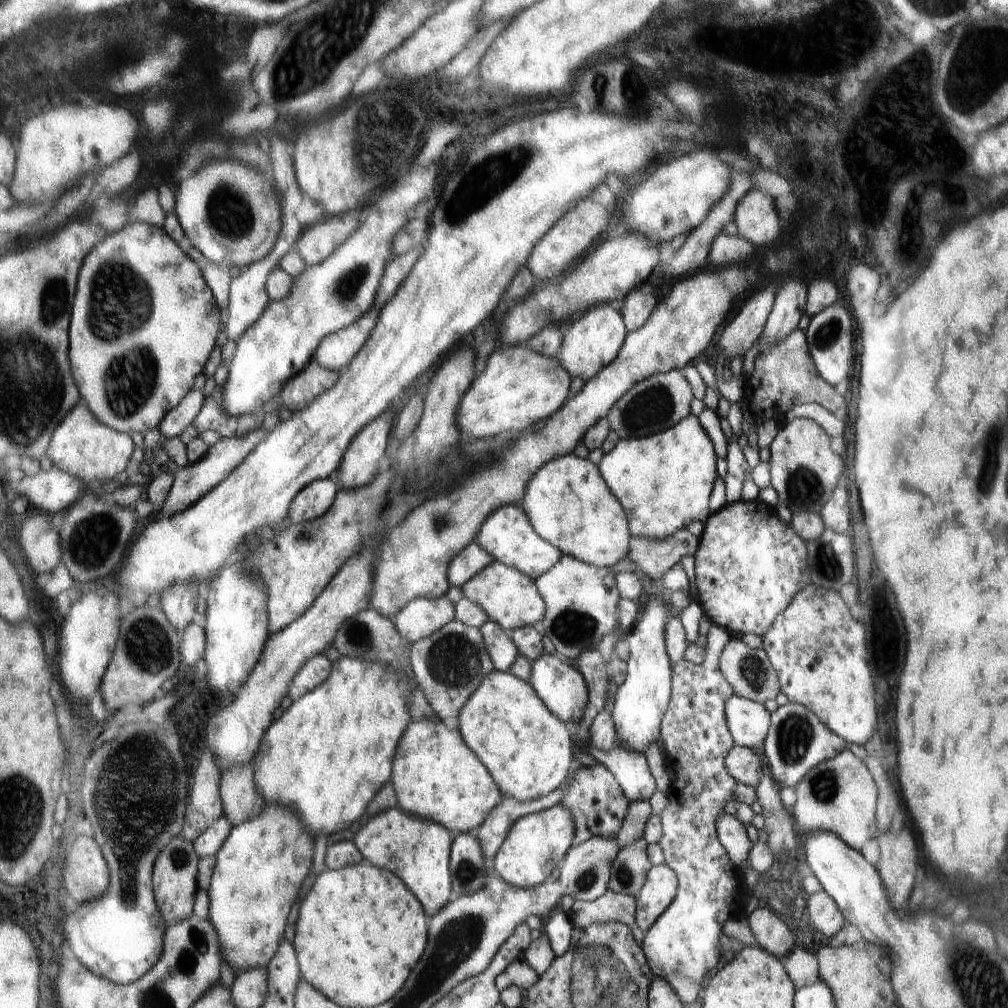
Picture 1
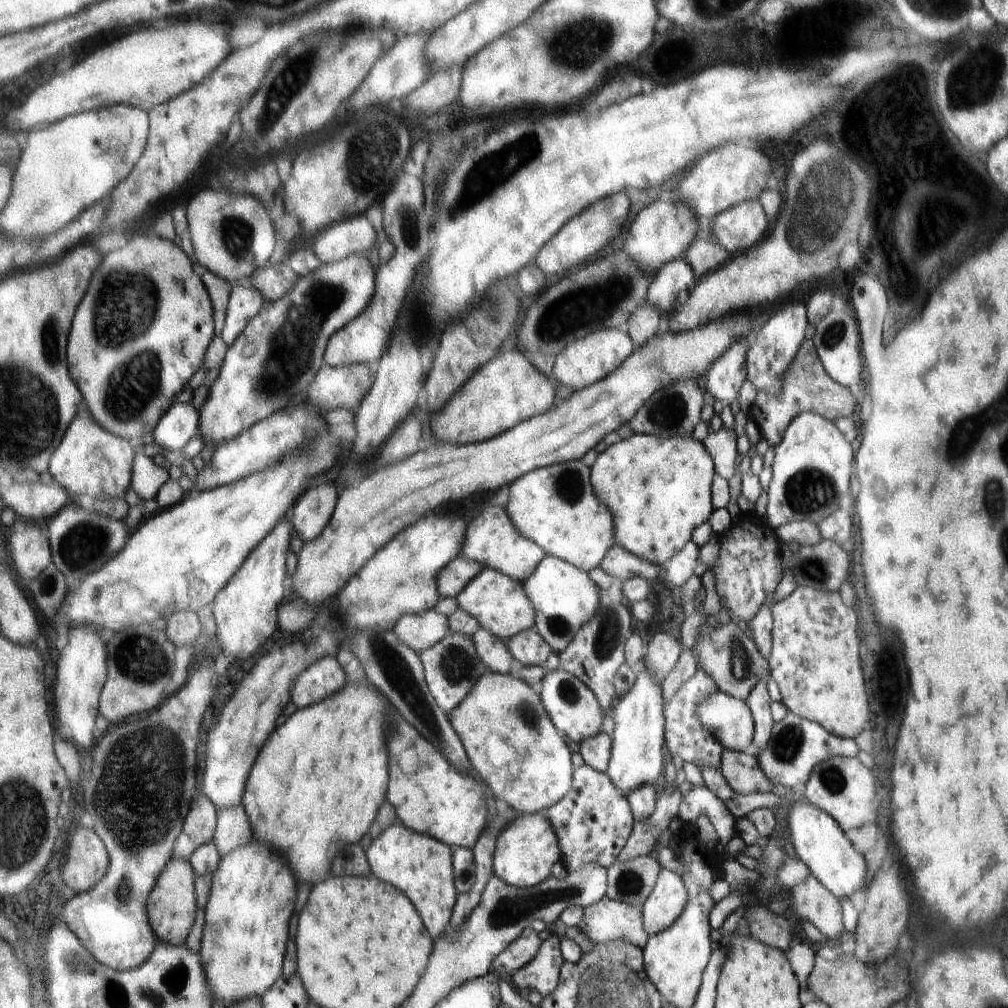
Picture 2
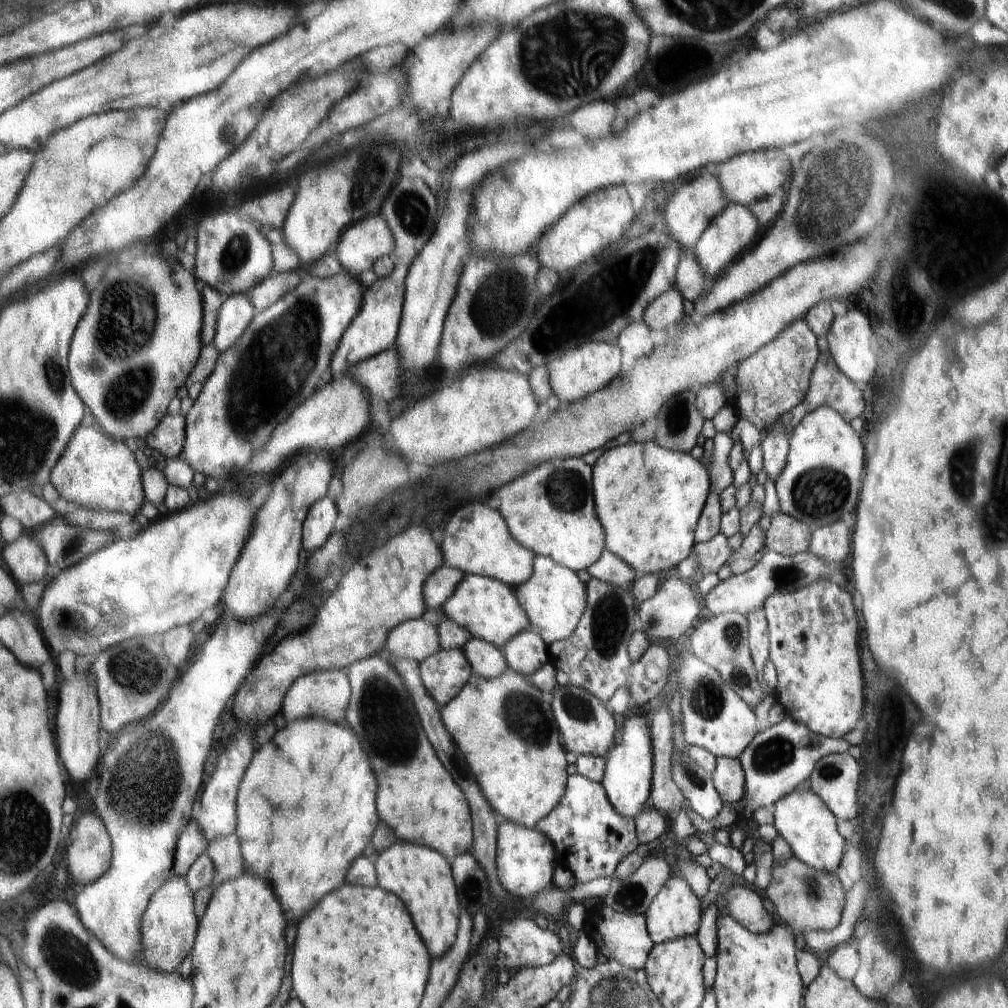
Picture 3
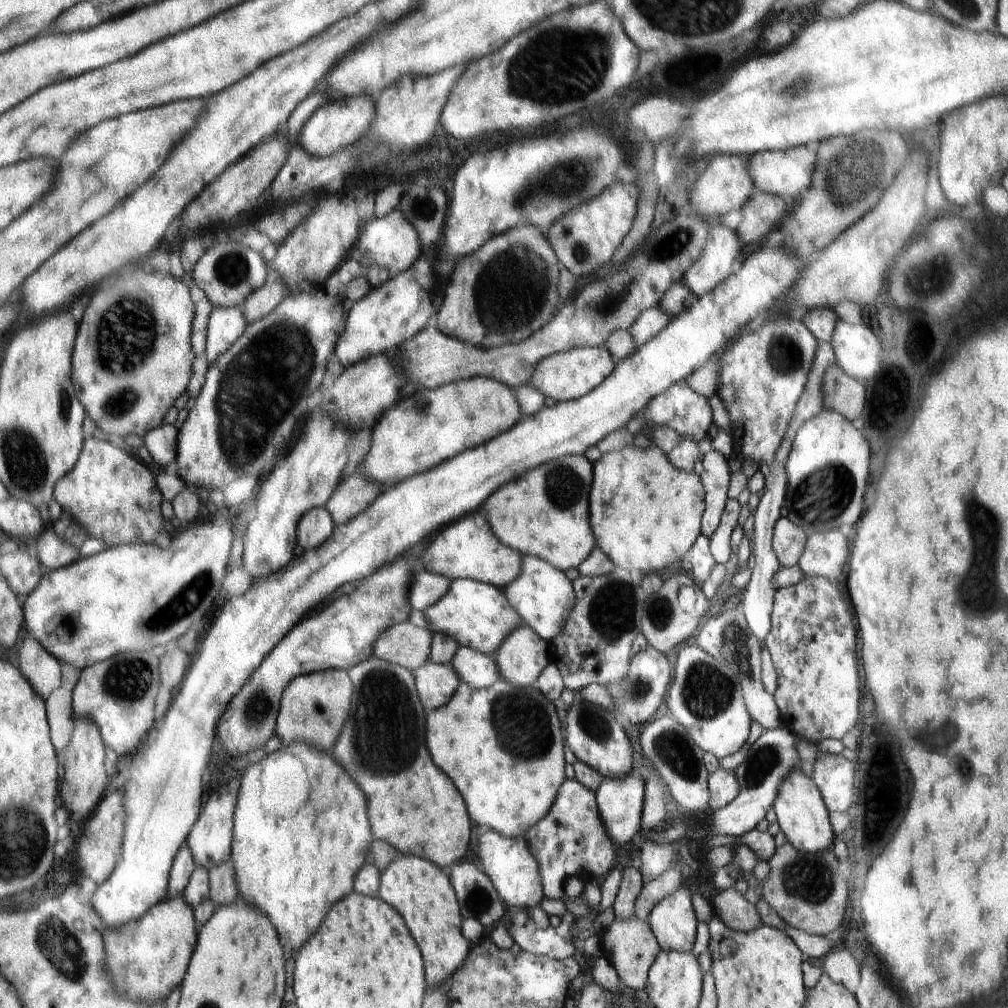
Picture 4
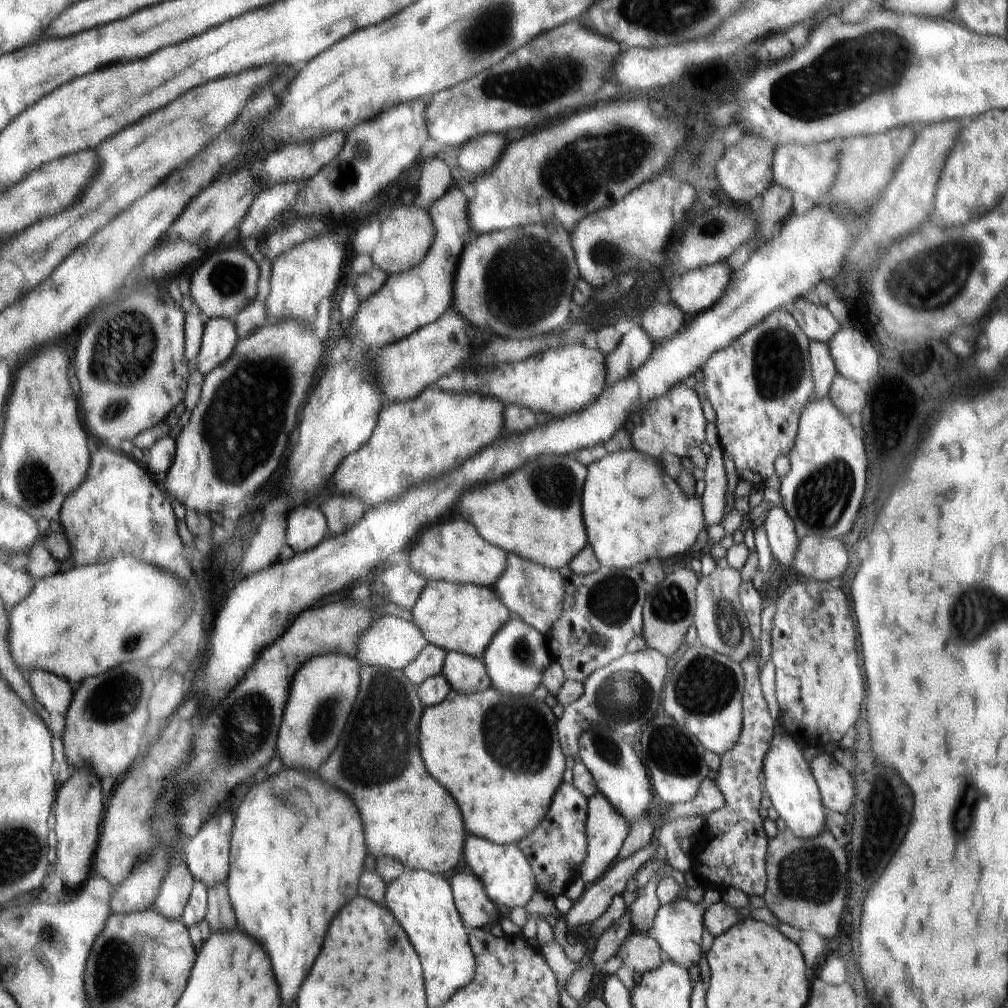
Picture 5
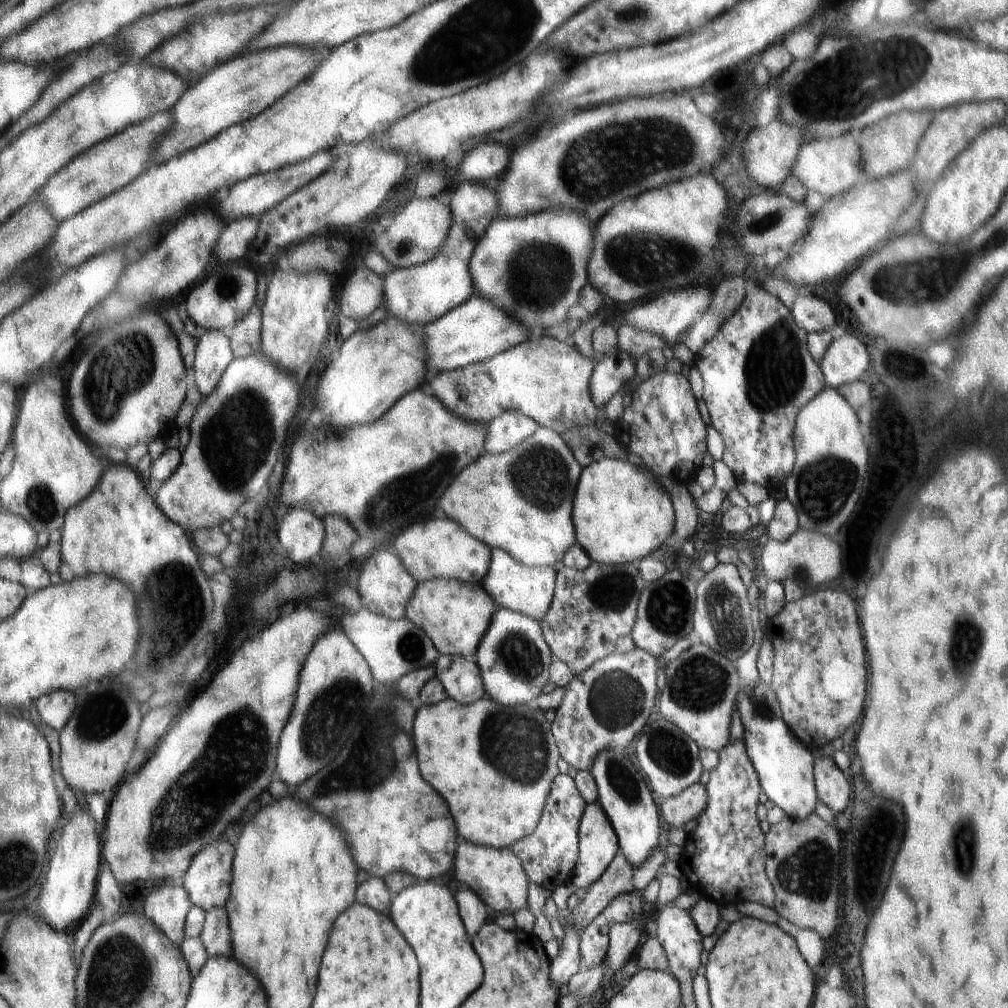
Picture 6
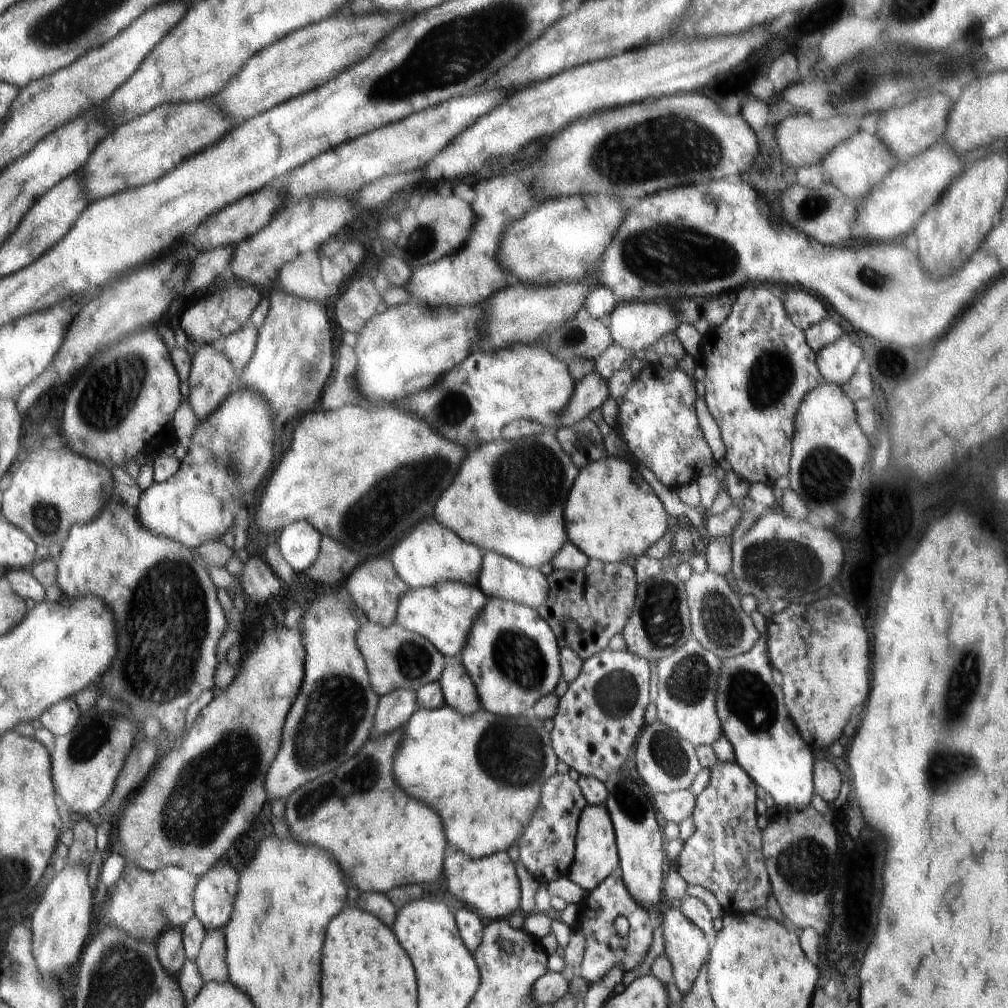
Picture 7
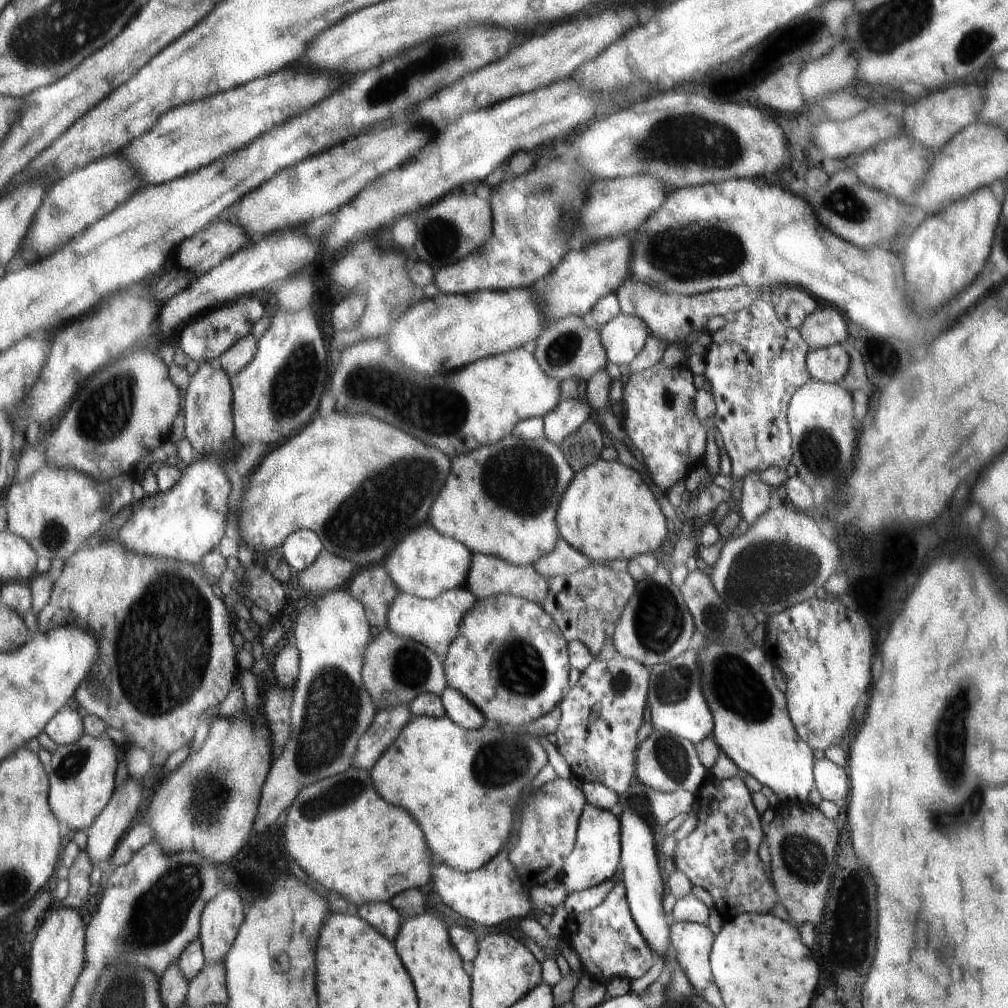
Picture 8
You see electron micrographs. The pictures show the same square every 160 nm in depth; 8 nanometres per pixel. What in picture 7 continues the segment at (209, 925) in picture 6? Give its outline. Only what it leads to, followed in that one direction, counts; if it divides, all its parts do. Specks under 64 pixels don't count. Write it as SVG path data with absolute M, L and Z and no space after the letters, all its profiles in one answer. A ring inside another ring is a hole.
M222 929L207 933L201 944L200 952L195 958L196 966L204 983L216 981L224 984L229 982L227 952L225 934Z

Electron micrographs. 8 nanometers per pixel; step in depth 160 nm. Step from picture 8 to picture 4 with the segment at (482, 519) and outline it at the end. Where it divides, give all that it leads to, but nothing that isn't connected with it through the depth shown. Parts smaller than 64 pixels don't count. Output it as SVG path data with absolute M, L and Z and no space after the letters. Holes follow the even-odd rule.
M570 455L545 462L522 478L514 479L510 486L502 486L486 502L486 518L490 518L493 533L522 556L541 558L561 571L578 568L597 544L588 512L592 474L593 463L589 459L584 455Z

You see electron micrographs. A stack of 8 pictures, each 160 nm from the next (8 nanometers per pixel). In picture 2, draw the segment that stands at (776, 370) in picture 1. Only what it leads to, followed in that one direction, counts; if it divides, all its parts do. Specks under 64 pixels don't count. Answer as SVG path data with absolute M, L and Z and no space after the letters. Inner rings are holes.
M813 341L803 343L801 350L796 354L794 362L790 364L786 376L782 378L782 390L778 396L767 396L761 390L756 390L755 403L751 407L749 417L755 422L761 436L774 447L782 440L791 421L802 411L824 414L826 418L850 418L856 408L856 398L848 387L834 382L819 359Z

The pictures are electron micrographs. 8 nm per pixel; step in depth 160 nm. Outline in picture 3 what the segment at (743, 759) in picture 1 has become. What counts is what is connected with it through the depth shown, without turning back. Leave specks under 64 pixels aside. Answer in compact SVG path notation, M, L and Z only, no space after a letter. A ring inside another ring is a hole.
M719 757L712 779L724 805L734 804L745 797L745 771L740 758Z

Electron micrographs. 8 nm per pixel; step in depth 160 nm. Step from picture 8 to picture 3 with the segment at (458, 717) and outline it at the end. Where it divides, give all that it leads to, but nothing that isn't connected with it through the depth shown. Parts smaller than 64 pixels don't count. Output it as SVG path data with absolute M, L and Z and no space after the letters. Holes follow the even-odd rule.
M471 638L462 650L472 666L473 676L495 679L508 668L502 650L481 639Z

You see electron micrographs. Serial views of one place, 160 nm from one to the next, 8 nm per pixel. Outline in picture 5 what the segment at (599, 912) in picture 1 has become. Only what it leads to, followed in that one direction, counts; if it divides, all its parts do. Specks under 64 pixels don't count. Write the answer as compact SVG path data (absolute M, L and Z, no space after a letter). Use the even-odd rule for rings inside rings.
M634 930L621 944L615 956L618 956L624 965L616 971L616 976L631 992L635 982L634 972L645 972L658 968L663 962L660 959L659 944L650 935Z

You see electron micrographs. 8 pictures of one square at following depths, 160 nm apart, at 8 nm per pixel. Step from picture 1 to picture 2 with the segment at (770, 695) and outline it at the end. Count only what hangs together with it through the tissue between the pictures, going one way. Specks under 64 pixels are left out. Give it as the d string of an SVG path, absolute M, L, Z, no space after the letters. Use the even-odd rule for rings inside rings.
M733 618L731 620L728 624L718 624L718 628L708 622L701 624L697 630L693 655L697 670L709 676L718 689L745 701L760 679L767 682L770 678L769 661L760 654L749 631Z

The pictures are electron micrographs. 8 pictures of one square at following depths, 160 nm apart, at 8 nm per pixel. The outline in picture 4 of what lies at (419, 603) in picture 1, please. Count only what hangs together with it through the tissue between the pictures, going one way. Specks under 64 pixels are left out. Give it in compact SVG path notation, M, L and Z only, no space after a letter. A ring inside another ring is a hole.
M409 620L386 629L374 641L372 656L414 672L429 661L433 635Z

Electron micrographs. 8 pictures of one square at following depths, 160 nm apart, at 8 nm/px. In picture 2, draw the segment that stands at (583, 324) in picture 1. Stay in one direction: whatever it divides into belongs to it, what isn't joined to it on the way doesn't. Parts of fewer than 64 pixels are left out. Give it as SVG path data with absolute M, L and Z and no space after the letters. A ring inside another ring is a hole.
M609 328L595 330L580 341L574 341L566 346L561 354L556 354L554 376L561 386L567 386L574 391L585 389L604 380L610 373L620 368L632 356L633 349L631 338L624 331Z

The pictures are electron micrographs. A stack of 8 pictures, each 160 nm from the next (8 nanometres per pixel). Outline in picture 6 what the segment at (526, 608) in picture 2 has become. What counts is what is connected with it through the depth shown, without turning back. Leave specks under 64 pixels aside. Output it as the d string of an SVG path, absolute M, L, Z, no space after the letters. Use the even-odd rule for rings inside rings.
M440 577L417 584L405 618L428 635L440 655L474 656L497 607L482 584Z

